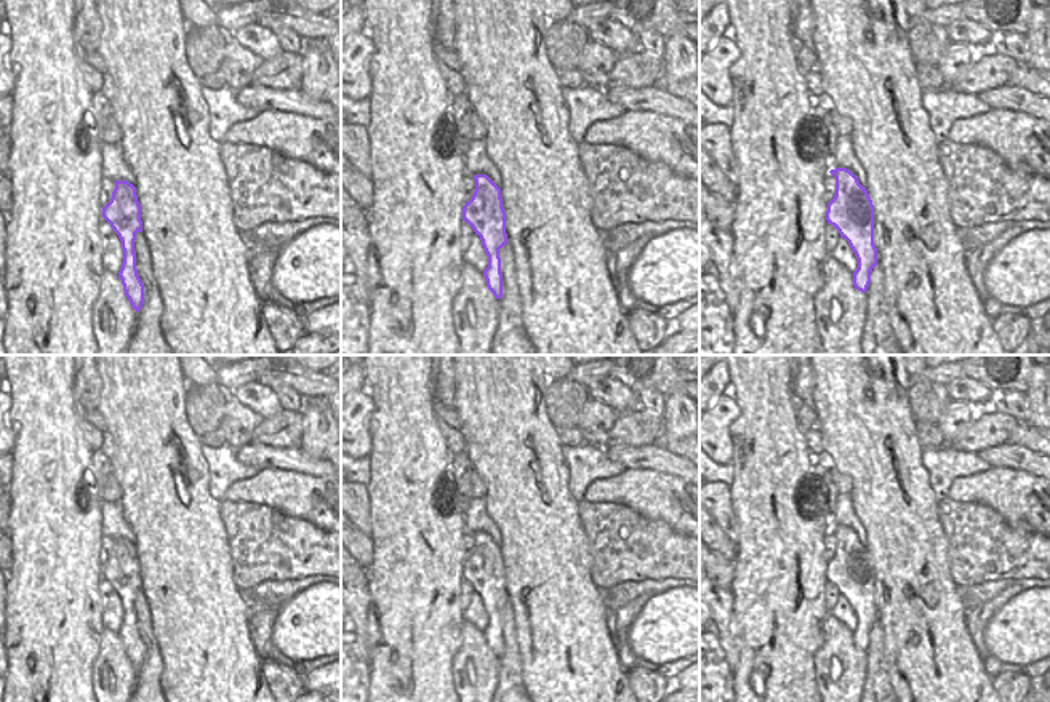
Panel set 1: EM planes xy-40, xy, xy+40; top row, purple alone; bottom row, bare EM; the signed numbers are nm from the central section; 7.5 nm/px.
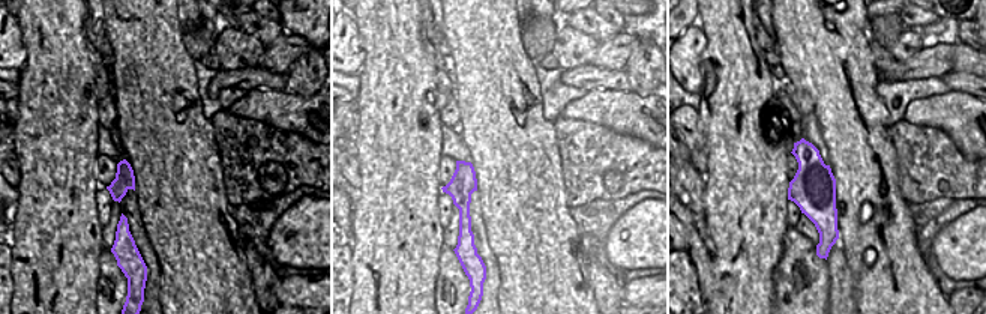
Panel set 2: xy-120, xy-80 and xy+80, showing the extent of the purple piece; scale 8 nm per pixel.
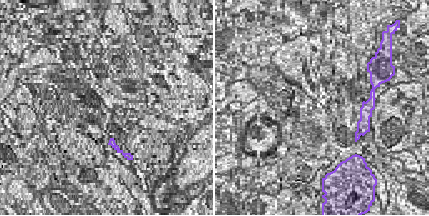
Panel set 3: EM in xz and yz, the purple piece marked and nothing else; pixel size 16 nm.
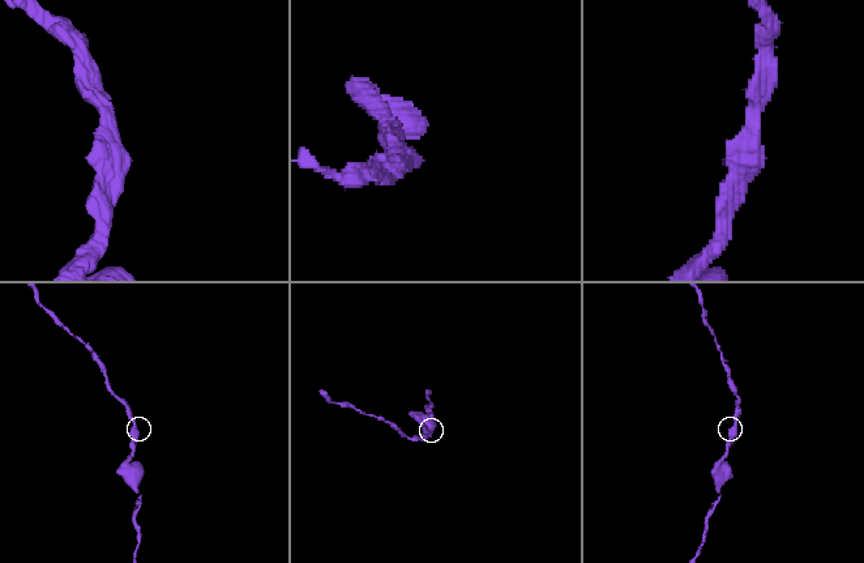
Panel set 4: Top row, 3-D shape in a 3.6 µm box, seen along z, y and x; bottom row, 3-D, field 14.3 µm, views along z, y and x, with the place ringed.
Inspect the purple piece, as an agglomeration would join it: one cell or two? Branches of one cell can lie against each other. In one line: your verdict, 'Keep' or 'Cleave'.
Keep

